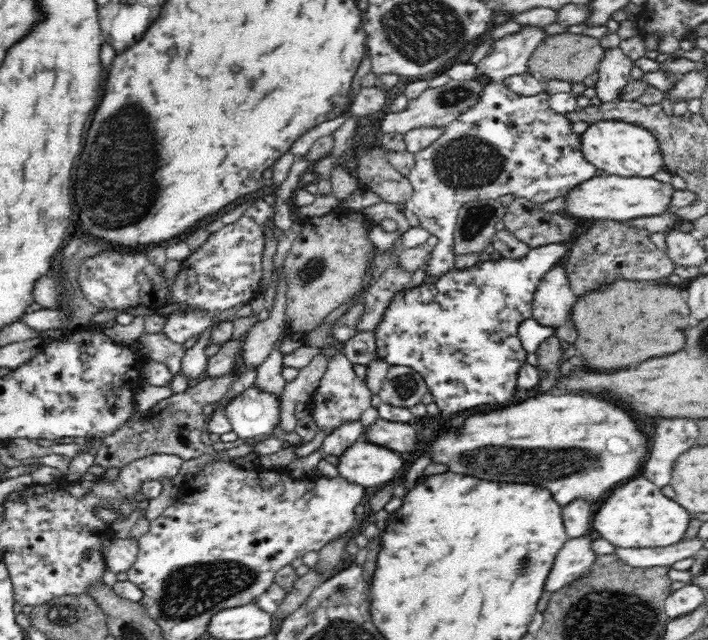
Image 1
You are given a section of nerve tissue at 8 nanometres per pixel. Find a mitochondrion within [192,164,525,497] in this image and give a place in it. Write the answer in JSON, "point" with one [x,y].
{"point":[478,216]}

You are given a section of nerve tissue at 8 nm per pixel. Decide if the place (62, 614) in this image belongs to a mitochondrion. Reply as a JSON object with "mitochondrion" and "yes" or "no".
{"mitochondrion":"yes"}

